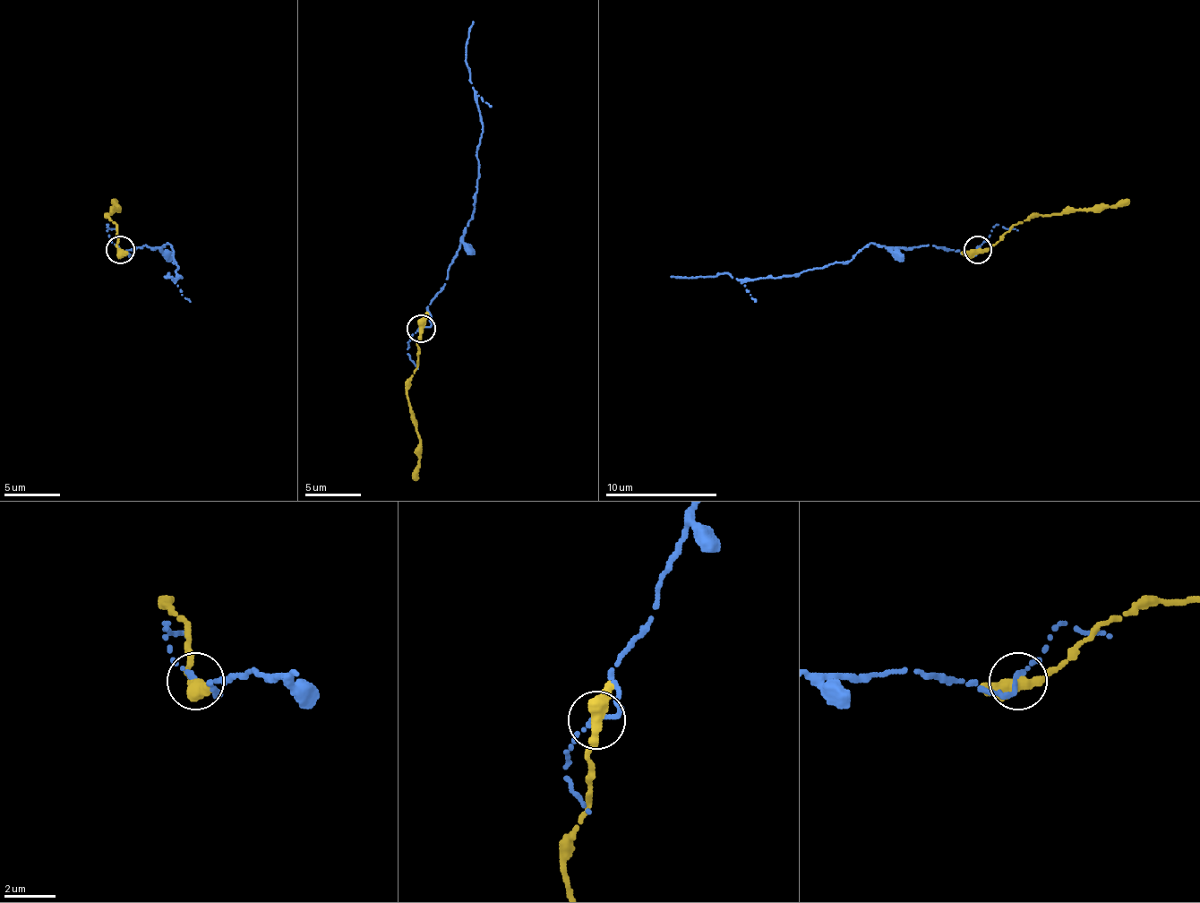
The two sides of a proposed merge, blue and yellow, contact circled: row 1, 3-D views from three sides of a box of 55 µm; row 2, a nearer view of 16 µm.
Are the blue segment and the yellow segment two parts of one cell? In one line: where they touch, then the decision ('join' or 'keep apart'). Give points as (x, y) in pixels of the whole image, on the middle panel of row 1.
(421, 328) | join

